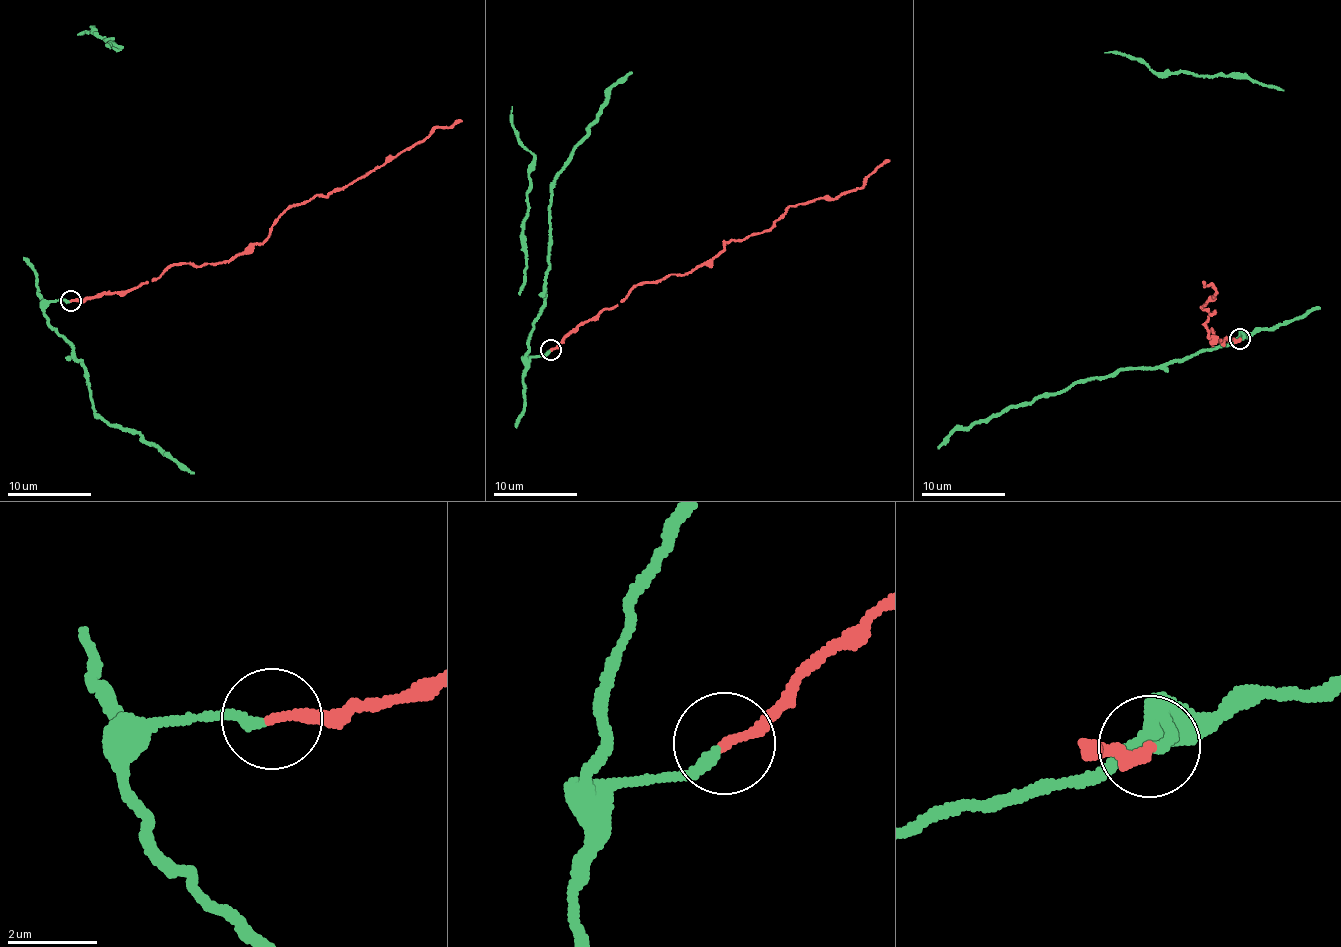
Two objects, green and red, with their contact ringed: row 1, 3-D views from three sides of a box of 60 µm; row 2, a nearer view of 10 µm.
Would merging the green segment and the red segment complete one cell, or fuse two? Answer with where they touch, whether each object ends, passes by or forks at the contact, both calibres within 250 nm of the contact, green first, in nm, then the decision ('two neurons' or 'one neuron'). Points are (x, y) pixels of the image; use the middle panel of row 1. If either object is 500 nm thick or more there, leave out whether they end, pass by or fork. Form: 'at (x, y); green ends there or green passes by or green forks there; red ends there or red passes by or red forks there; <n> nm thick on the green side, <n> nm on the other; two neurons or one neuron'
at (551, 349); green ends there; red ends there; 240 nm thick on the green side, 220 nm on the other; one neuron

